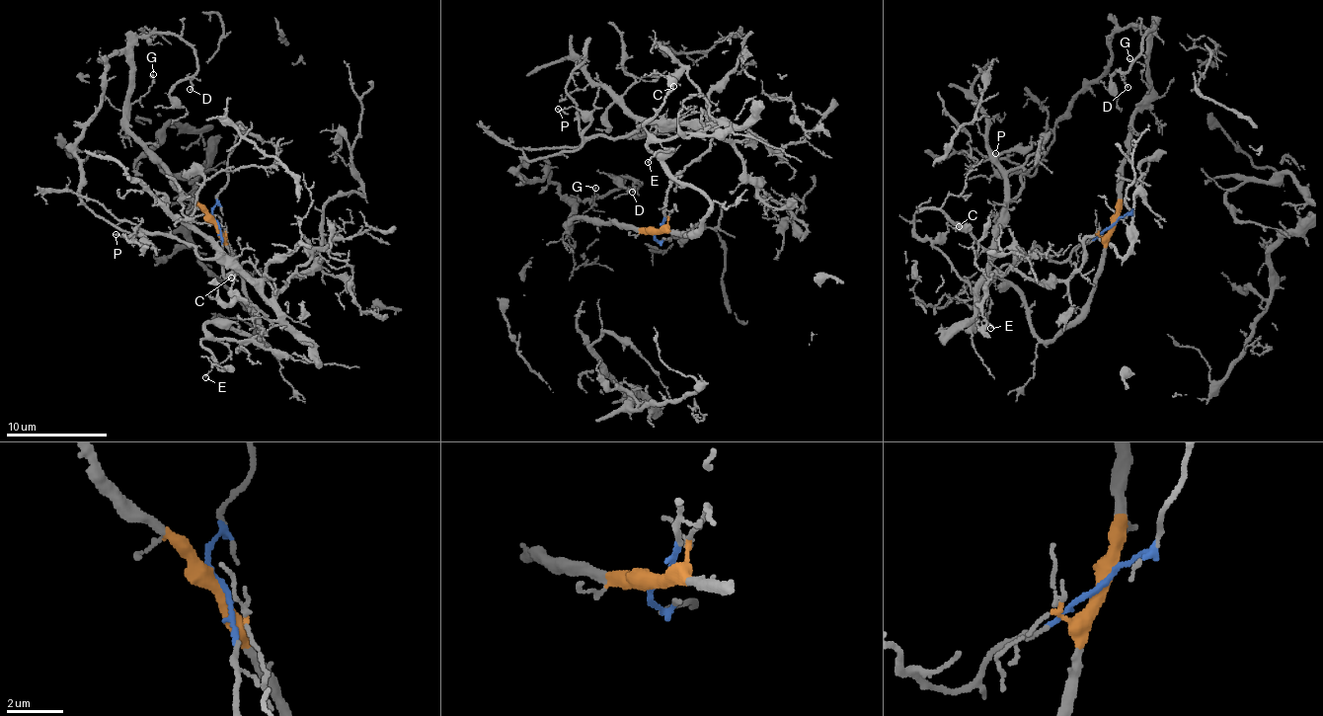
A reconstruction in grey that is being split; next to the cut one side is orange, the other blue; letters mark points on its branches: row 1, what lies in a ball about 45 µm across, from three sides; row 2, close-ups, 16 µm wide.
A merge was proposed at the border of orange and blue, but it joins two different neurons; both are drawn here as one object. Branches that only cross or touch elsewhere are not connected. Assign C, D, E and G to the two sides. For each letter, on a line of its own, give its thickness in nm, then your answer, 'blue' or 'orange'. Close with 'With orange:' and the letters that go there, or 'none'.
C: 140 nm | blue
D: 140 nm | orange
E: 110 nm | orange
G: 110 nm | orange
With orange: D, E, G

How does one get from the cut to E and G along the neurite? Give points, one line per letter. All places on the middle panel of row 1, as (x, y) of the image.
E: (658, 231), (683, 237), (711, 205), (680, 186), (648, 145), (670, 149), (648, 161)
G: (658, 231), (584, 215), (570, 222), (578, 222), (594, 203), (594, 187)

